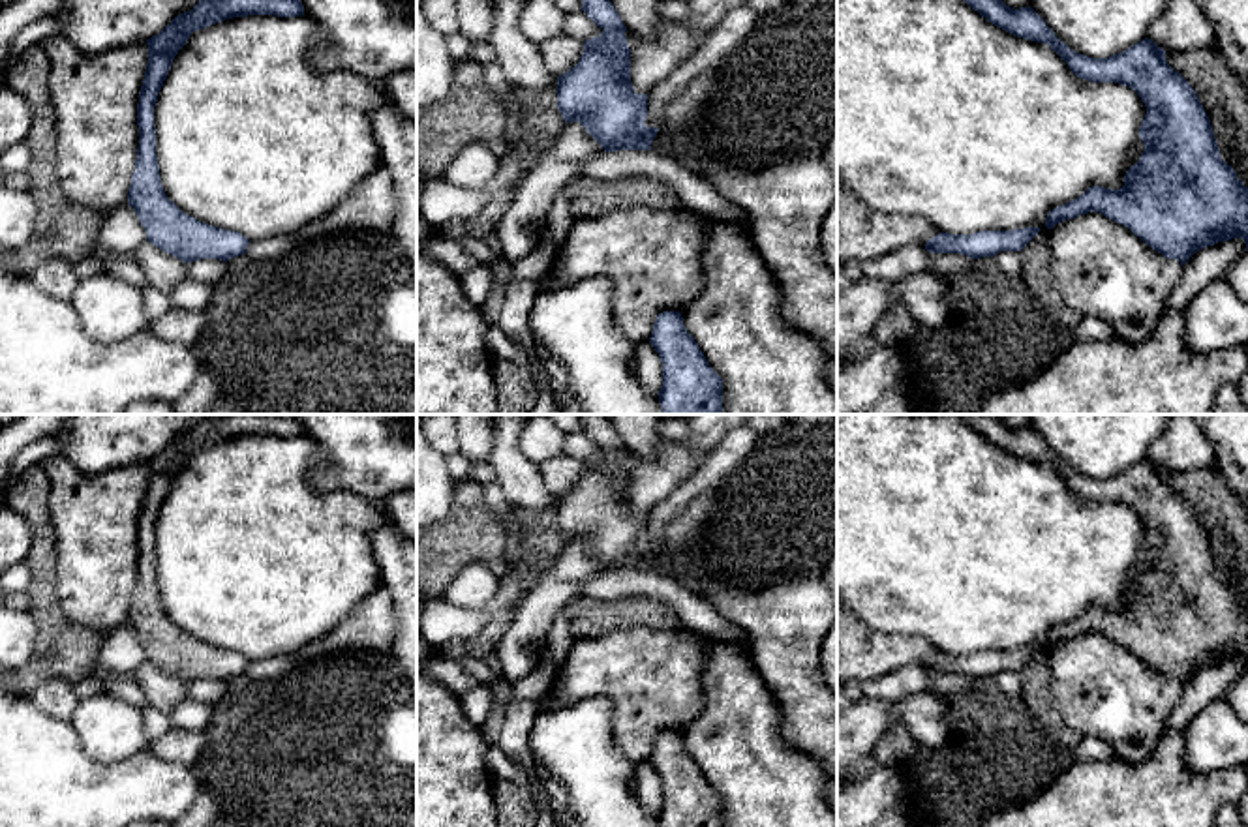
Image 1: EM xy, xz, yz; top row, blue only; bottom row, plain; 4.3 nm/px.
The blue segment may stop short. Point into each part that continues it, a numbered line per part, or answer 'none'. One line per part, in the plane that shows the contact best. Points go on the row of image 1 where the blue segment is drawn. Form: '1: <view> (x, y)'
none

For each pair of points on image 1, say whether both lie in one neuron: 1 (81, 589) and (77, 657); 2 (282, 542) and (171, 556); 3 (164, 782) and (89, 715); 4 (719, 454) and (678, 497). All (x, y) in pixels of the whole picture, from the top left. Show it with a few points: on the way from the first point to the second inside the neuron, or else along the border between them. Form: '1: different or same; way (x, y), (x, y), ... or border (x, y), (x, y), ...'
1: different; border (55, 589), (59, 608), (72, 621), (104, 636)
2: same; way (254, 556), (199, 556)
3: different; border (147, 747), (107, 764), (98, 764), (87, 754)
4: same; way (714, 466), (689, 490)

